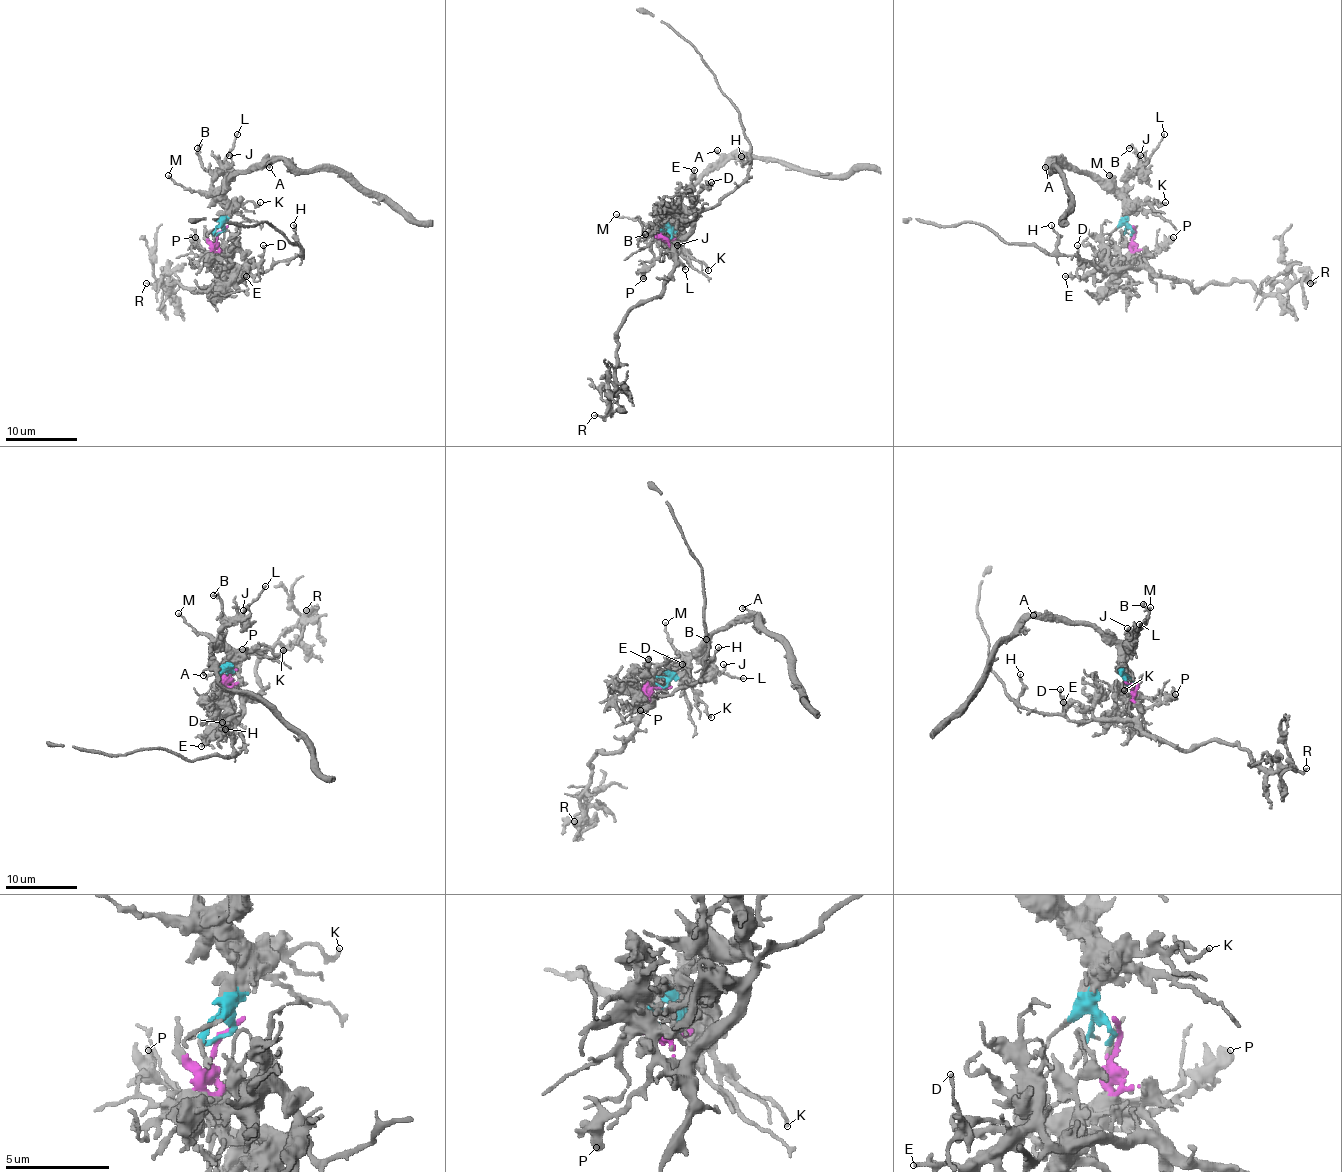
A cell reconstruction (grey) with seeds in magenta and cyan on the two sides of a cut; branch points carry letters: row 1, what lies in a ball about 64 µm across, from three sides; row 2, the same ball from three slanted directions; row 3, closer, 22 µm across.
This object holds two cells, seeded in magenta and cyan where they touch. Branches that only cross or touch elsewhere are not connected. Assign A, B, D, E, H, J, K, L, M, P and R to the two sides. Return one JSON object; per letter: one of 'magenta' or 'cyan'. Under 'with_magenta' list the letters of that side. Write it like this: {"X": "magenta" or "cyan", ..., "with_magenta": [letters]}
{"A": "cyan", "B": "cyan", "D": "magenta", "E": "magenta", "H": "magenta", "J": "cyan", "K": "cyan", "L": "cyan", "M": "cyan", "P": "magenta", "R": "magenta", "with_magenta": ["D", "E", "H", "P", "R"]}

